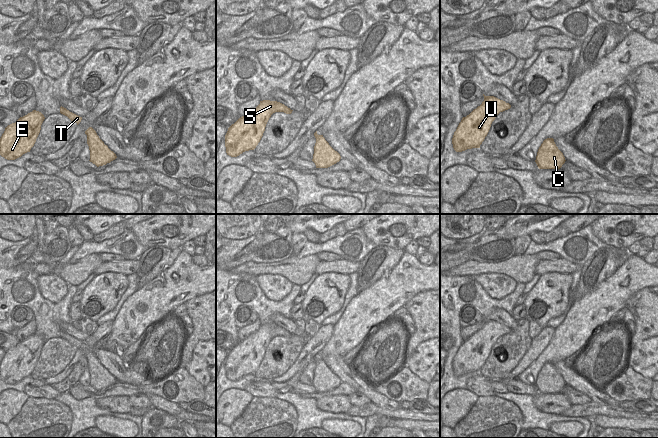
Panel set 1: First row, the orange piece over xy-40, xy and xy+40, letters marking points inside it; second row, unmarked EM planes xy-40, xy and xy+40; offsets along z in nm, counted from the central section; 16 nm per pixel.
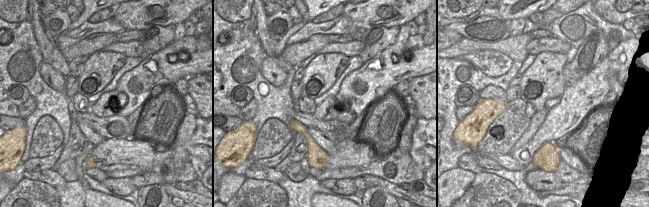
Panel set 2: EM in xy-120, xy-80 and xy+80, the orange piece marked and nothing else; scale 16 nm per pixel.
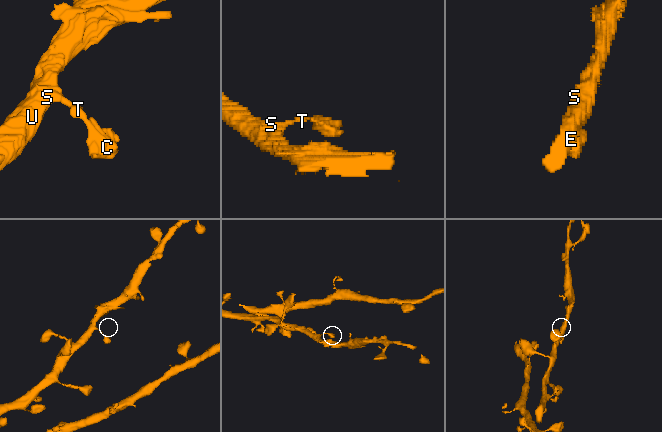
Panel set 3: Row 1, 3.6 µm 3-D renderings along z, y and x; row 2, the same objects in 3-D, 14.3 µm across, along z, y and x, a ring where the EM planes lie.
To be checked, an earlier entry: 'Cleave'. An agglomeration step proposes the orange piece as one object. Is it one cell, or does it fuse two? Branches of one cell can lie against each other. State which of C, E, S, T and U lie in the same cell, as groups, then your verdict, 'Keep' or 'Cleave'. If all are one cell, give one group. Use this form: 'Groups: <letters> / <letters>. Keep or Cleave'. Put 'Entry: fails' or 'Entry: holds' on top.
Entry: fails
Groups: C E S T U. Keep

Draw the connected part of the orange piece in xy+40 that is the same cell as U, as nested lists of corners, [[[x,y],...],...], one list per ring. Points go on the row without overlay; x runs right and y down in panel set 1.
[[[483,320],[482,328],[463,341],[454,356],[452,368],[456,376],[480,372],[497,339],[511,332],[509,327],[494,320]]]

